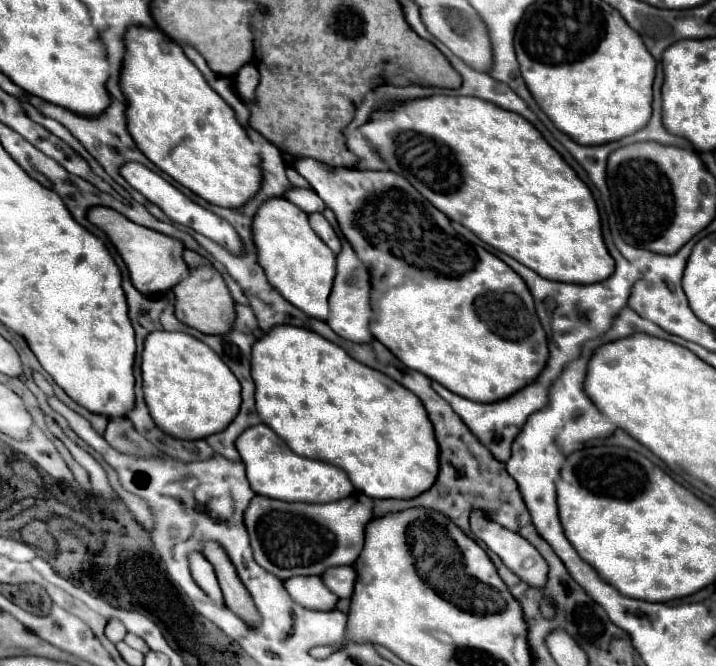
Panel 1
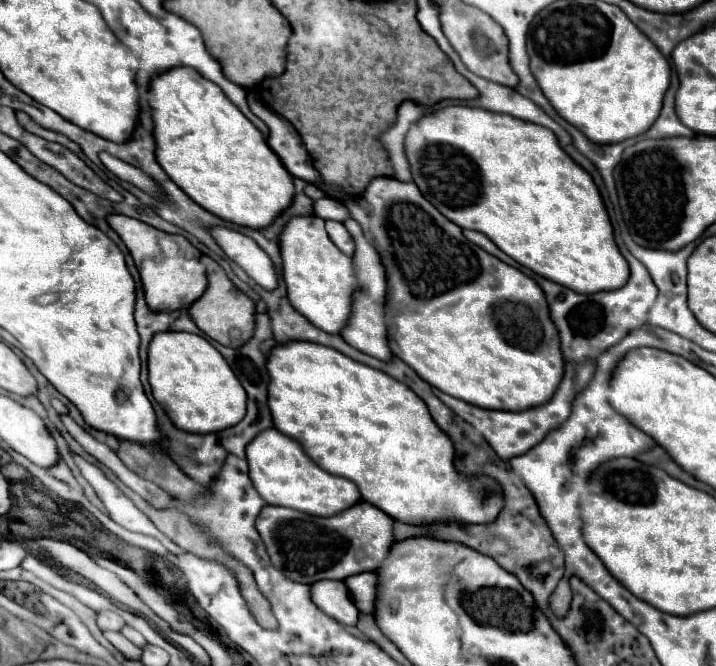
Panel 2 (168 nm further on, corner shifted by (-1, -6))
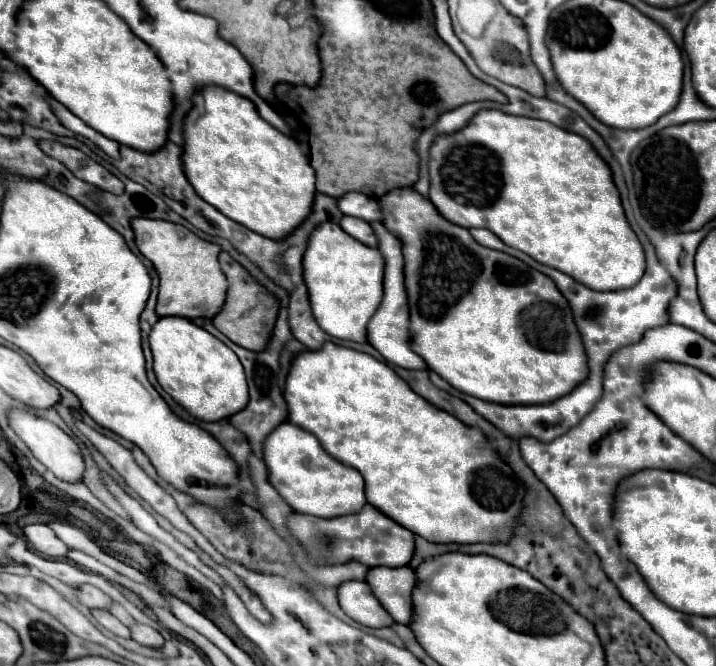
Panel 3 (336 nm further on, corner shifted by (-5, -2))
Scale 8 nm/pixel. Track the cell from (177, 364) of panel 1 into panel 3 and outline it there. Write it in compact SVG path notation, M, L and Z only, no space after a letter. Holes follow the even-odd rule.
M160 318L150 332L150 348L154 354L154 372L160 386L192 416L218 422L240 412L248 404L248 384L238 356L216 336L196 326L188 318Z

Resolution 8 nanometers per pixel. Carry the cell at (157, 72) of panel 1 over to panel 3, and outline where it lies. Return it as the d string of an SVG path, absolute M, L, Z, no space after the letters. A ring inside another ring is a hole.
M208 86L198 92L194 98L194 110L186 118L186 146L182 154L184 172L202 200L218 208L224 216L248 226L252 232L272 240L282 240L292 228L296 228L296 224L300 224L300 220L304 220L304 216L308 216L308 212L312 212L312 200L316 194L316 172L310 166L308 134L302 136L304 140L292 140L292 136L286 136L264 122L250 100L226 92L224 88Z

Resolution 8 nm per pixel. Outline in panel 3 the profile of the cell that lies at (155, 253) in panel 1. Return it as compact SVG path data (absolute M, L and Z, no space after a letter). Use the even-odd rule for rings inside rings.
M134 218L132 228L140 252L152 260L154 268L160 274L156 312L160 316L214 318L222 310L228 292L228 280L218 264L218 254L222 252L222 248L218 244L198 238L188 228L174 222Z

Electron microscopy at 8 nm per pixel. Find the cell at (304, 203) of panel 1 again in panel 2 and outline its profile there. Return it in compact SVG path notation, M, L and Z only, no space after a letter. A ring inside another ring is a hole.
M324 196L314 202L314 214L324 220L338 220L338 222L344 222L348 218L348 210L344 208L344 204L340 204L336 198L330 196Z

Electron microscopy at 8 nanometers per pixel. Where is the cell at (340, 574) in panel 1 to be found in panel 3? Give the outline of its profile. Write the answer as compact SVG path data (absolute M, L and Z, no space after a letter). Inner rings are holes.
M410 566L372 568L366 582L398 624L412 622L412 588L416 584L416 574Z

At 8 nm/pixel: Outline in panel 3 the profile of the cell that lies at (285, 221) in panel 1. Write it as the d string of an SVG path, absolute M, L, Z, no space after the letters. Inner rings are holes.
M324 222L310 236L304 254L304 280L310 294L310 304L316 322L324 332L340 340L368 342L366 326L370 316L378 310L384 296L384 258L378 248L368 248L352 240L338 224Z

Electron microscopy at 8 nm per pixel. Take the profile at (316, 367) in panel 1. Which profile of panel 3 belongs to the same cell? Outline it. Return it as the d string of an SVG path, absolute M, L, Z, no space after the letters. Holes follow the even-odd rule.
M336 344L302 352L292 362L284 400L288 404L288 420L312 432L336 460L360 470L366 480L368 504L374 504L376 510L400 526L436 544L492 544L512 540L516 520L524 506L524 484L512 468L500 460L500 454L480 428L468 428L452 414L418 396L384 362L366 352Z

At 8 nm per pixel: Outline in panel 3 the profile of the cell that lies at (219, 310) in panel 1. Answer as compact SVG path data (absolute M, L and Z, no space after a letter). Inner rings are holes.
M228 252L220 254L220 266L230 282L230 288L228 288L228 296L226 296L226 304L224 304L222 312L214 318L214 326L222 334L226 334L234 344L244 346L246 350L262 352L272 338L272 330L274 330L274 322L278 318L280 304L278 304L276 296L272 292L268 292L262 284L258 284L258 280L246 268L242 268Z

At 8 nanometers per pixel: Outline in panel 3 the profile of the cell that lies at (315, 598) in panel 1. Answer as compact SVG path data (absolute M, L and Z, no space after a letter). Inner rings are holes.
M344 582L338 588L342 610L356 622L370 628L392 626L394 620L384 612L384 606L372 596L366 582Z

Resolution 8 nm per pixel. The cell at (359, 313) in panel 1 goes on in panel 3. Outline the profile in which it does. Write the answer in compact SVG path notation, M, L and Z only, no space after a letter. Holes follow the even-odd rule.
M372 222L372 228L378 236L378 250L382 252L386 260L386 272L384 272L384 298L378 308L378 312L372 316L368 324L368 342L392 364L408 370L420 370L428 368L426 362L410 348L410 320L408 320L408 294L404 288L404 256L402 256L402 244L396 236L392 236L388 230L384 230L382 222Z

